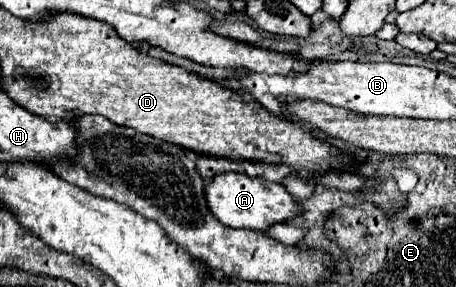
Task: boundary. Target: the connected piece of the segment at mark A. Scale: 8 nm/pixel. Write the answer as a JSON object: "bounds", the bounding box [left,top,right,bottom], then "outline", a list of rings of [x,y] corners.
{"bounds":[204,172,300,230],"outline":[[[238,172],[216,174],[212,182],[204,186],[204,196],[206,196],[208,210],[214,214],[214,218],[230,228],[266,230],[268,226],[290,220],[300,212],[300,206],[296,206],[294,198],[286,192],[282,184],[268,182],[262,178],[250,178]]]}

